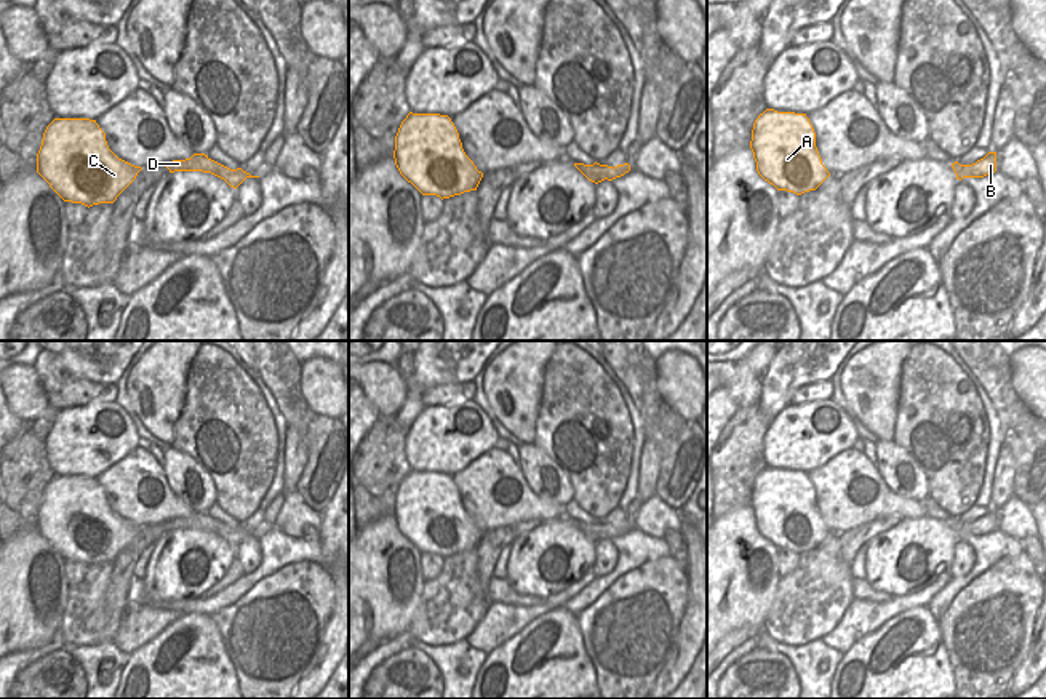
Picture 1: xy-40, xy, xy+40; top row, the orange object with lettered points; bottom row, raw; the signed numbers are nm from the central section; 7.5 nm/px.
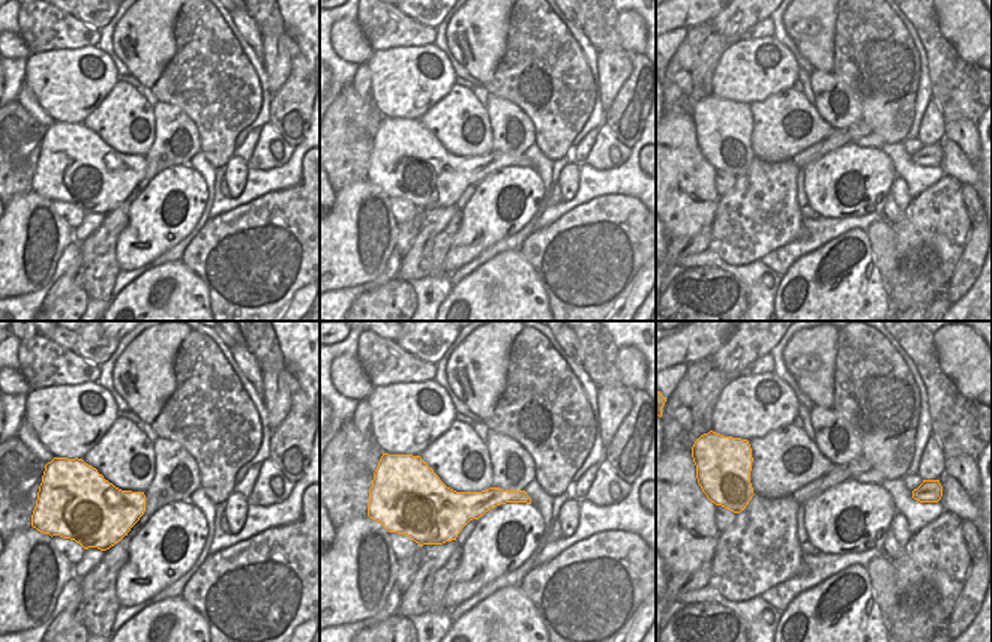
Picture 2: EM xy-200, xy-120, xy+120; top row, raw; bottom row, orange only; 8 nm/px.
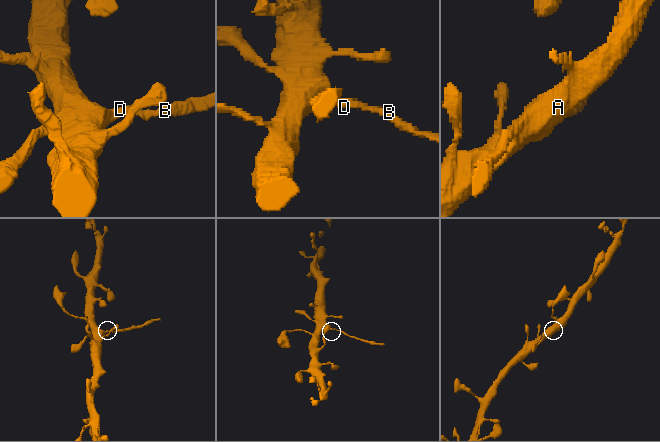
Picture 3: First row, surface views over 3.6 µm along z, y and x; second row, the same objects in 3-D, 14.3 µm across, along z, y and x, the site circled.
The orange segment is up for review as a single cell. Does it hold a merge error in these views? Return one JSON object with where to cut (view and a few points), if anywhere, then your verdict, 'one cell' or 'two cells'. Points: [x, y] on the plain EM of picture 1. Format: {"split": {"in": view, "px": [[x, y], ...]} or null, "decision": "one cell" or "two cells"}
{"split": {"in": "xy+40", "px": [[963, 523], [976, 535]]}, "decision": "two cells"}

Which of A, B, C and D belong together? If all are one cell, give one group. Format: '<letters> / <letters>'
A C D / B

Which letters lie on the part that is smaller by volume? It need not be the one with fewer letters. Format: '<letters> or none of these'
B

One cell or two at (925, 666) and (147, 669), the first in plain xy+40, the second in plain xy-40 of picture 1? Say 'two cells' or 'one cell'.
one cell

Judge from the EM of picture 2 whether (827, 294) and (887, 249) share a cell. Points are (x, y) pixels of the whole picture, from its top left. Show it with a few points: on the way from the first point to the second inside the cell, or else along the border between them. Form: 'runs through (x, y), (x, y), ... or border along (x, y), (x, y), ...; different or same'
border along (865, 230), (869, 239), (872, 261), (887, 293); different

